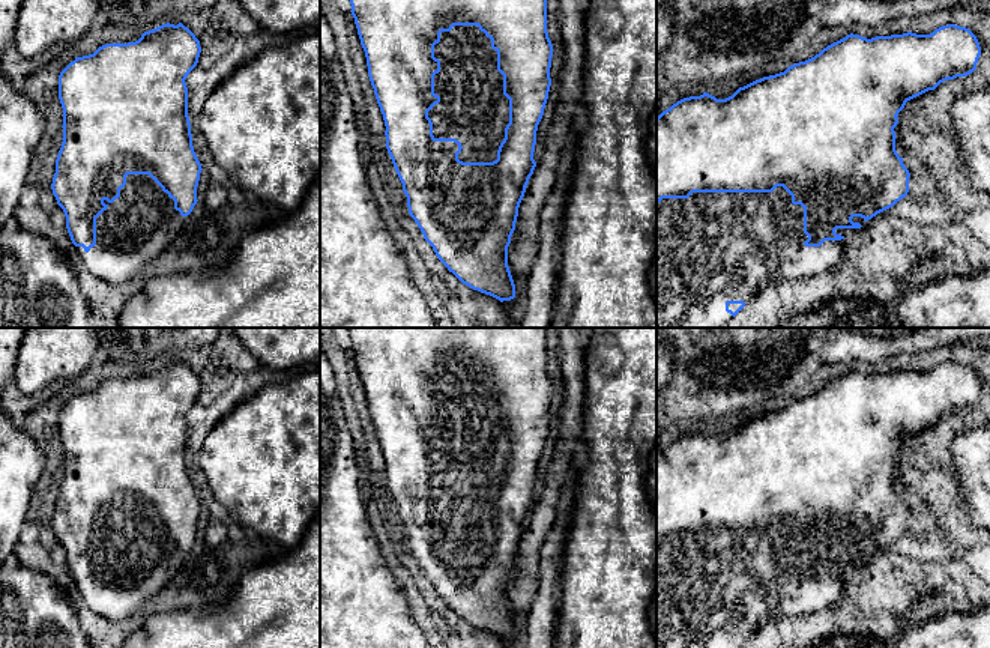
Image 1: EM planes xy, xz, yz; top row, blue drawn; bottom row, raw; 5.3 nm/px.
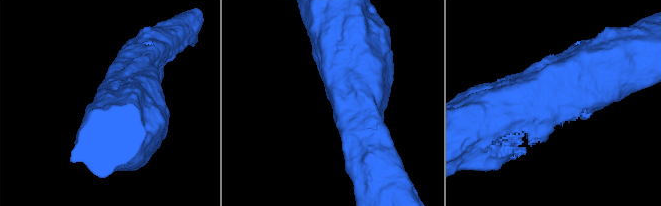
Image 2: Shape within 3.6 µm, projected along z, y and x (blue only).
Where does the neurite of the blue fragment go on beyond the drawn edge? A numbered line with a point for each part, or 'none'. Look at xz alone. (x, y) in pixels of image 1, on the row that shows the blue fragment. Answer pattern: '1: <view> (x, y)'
1: xz (473, 110)

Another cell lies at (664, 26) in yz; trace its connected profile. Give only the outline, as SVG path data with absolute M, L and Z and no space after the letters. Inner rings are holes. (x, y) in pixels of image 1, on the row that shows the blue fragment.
M656 2L656 56L664 53L675 35L675 24L669 9Z

